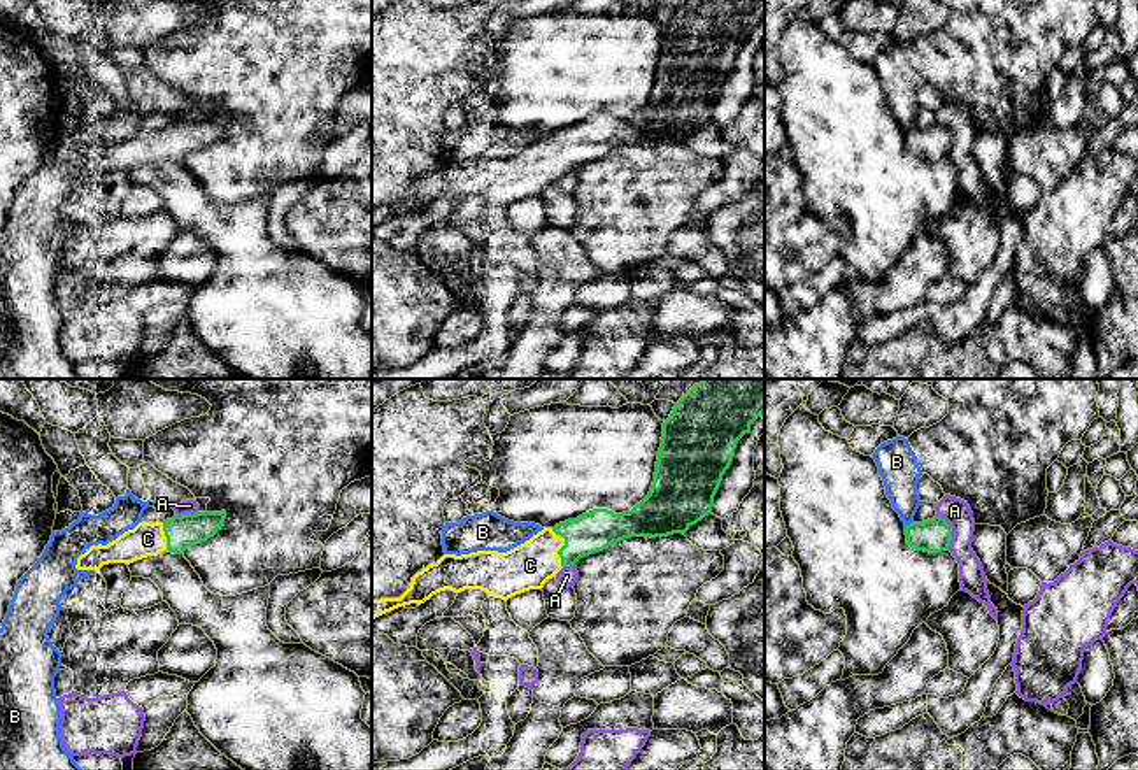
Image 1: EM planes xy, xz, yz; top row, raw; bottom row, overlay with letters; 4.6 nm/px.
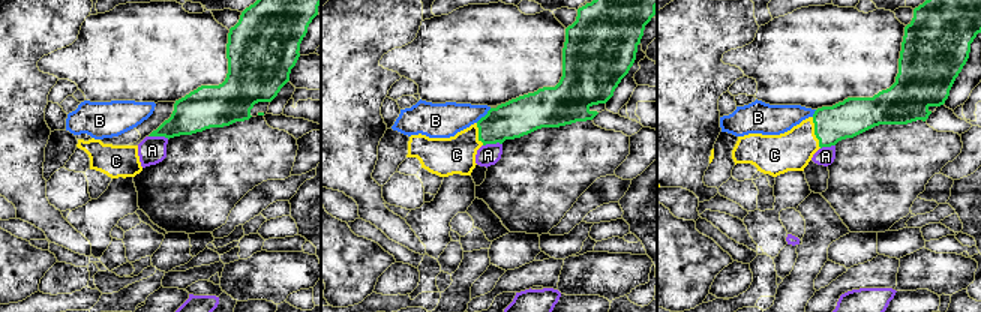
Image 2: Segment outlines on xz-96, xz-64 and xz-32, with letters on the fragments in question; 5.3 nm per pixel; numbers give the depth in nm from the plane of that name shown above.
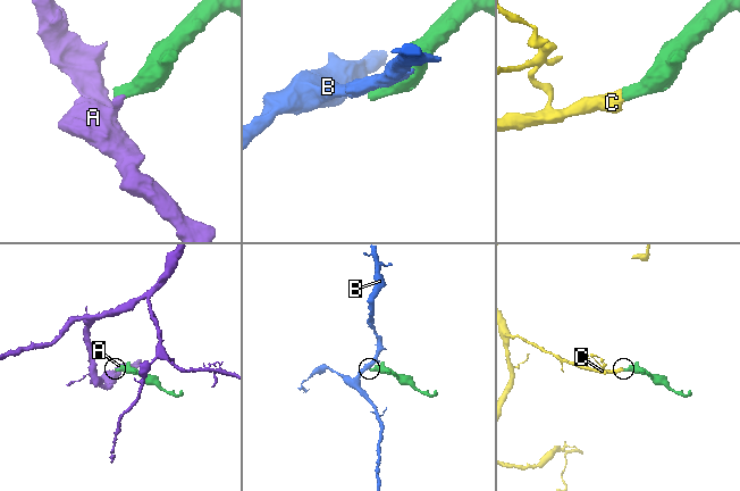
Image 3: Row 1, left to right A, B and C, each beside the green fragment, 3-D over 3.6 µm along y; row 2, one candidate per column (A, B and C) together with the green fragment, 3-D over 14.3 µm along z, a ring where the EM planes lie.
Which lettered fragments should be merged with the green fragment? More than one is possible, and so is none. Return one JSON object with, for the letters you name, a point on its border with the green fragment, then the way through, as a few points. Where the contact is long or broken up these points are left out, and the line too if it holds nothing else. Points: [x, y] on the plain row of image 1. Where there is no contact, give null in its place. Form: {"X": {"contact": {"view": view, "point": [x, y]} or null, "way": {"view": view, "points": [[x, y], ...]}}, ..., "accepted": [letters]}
{"C": {"contact": {"view": "xz", "point": [561, 155]}, "way": {"view": "xz", "points": [[598, 135], [568, 148], [561, 155], [549, 156], [530, 172]]}}, "accepted": ["C"]}

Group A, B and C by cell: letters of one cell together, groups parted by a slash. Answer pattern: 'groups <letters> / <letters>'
groups A / B / C

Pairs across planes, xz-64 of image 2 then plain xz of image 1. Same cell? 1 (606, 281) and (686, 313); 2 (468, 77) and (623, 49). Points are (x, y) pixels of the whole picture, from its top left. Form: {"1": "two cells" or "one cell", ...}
{"1": "one cell", "2": "one cell"}

